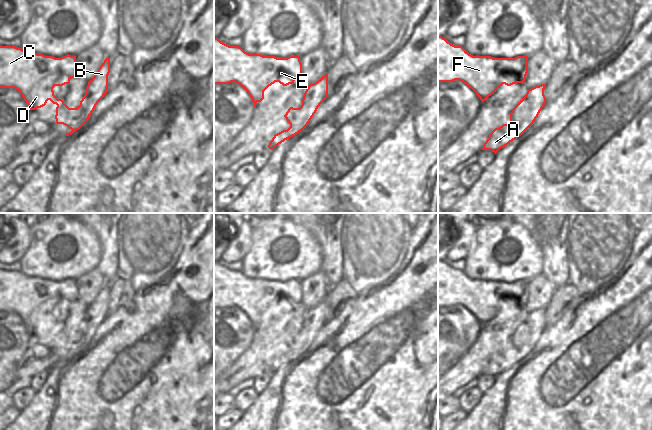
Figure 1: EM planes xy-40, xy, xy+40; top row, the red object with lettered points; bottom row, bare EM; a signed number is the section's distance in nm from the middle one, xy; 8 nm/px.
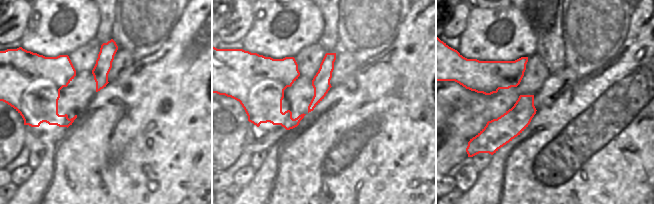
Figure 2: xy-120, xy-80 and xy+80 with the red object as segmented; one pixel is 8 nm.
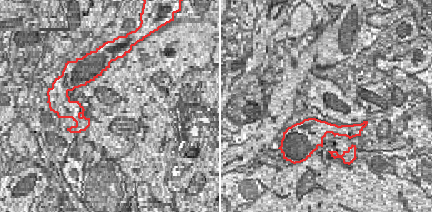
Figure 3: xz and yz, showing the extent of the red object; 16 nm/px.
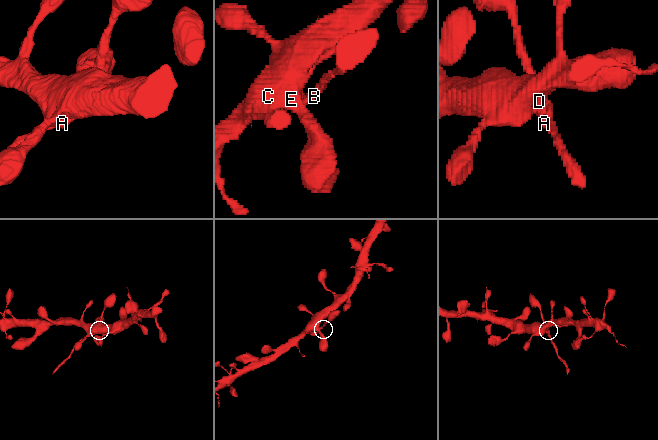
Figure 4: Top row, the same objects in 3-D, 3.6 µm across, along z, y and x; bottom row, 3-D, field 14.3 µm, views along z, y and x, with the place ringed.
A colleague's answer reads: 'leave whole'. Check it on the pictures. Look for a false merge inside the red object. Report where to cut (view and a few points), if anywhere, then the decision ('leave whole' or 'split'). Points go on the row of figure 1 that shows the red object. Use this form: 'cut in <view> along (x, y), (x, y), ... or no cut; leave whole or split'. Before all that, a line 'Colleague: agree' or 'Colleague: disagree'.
Colleague: disagree
cut in xy-40 along (76, 108), (76, 118), (80, 122), (72, 130); split

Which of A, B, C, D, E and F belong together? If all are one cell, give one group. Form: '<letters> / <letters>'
A B / C D E F

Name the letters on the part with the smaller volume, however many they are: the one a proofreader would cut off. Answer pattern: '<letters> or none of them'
A, B

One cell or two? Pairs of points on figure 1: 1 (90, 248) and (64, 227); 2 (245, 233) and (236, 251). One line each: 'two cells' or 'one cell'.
1: one cell
2: one cell

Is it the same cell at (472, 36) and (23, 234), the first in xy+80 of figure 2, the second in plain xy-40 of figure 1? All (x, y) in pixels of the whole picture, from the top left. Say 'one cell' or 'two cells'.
two cells

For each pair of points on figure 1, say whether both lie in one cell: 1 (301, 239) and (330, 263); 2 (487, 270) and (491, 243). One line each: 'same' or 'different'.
1: different
2: same

